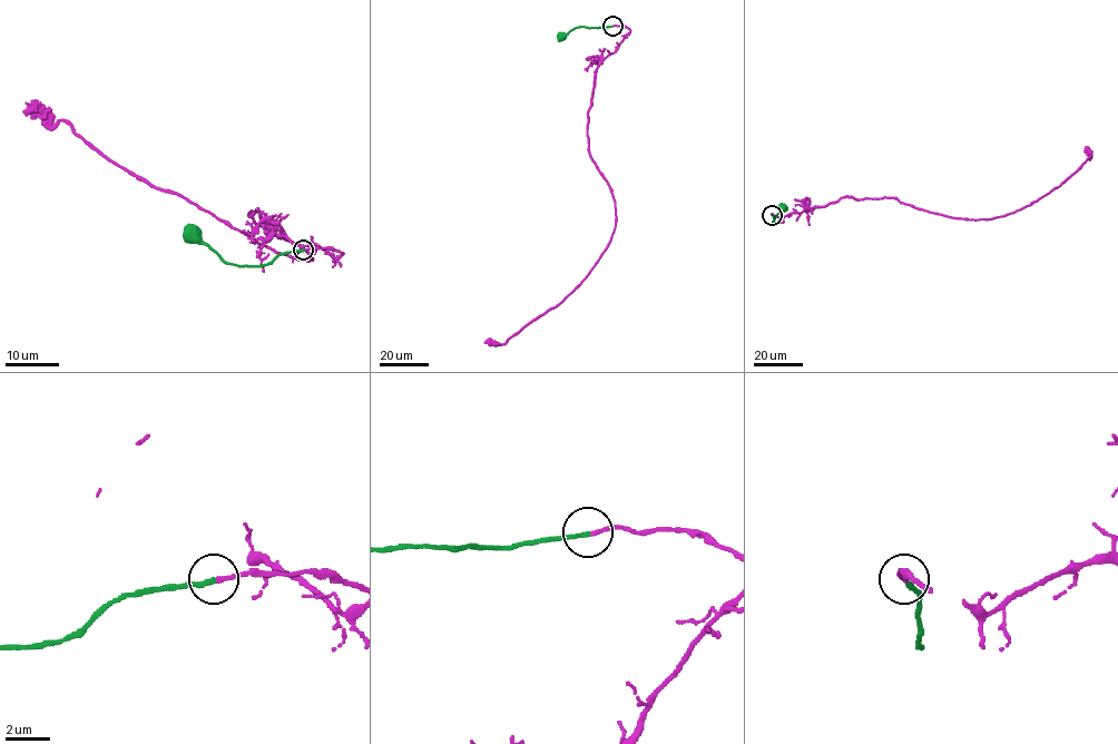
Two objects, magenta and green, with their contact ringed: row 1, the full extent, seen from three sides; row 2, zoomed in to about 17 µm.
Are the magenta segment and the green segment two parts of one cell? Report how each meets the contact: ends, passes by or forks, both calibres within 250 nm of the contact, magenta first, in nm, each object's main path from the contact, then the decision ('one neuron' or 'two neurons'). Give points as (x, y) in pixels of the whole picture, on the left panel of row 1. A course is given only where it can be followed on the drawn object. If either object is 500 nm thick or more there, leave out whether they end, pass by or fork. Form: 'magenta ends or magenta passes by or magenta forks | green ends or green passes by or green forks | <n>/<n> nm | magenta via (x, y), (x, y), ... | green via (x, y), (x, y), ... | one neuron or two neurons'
magenta ends | green ends | 170/190 nm | magenta via (304, 250), (343, 253), (295, 245), (249, 213), (311, 257), (275, 252), (26, 103) | green via (303, 250), (280, 253), (262, 265), (227, 264), (193, 234) | one neuron

